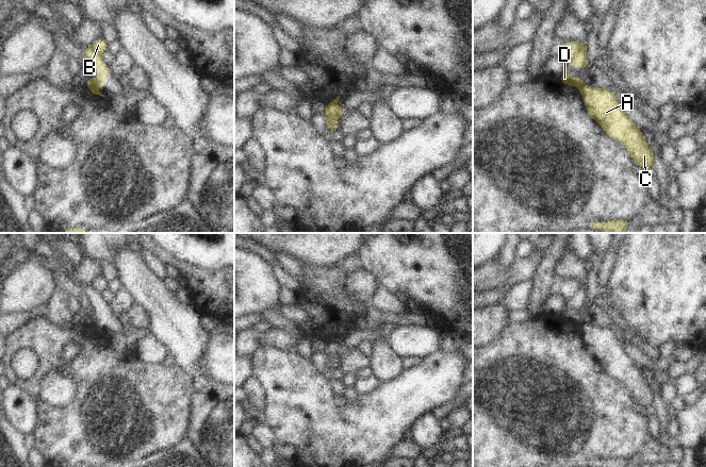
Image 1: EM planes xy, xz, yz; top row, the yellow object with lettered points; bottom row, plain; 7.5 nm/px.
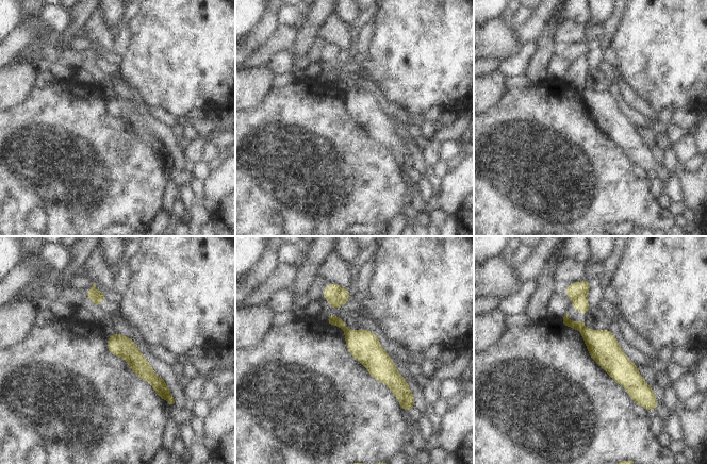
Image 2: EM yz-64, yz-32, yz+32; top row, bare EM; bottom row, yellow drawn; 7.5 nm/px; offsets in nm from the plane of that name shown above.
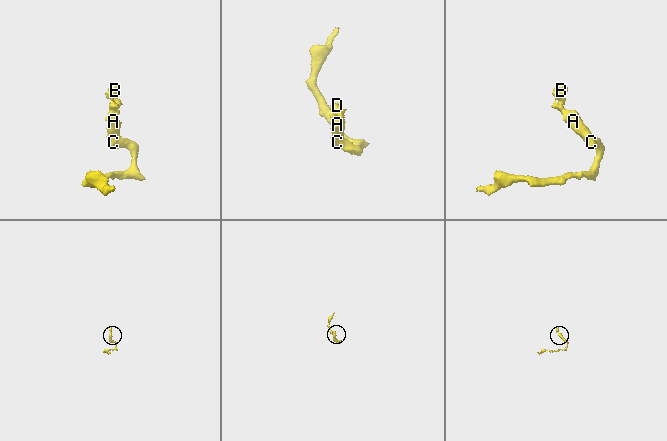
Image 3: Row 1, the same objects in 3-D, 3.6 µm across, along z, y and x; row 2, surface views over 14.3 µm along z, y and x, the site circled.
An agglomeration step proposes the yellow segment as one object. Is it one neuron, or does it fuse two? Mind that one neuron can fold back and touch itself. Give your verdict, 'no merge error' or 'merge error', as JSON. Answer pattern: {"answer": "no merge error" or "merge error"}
{"answer": "merge error"}

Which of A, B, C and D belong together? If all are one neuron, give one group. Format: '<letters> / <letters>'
A C / B D

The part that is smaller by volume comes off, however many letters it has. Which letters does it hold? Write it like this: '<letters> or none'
B, D

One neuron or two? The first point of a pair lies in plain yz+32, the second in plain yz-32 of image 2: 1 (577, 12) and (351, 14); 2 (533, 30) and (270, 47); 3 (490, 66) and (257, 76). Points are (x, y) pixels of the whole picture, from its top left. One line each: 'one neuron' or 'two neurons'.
1: one neuron
2: one neuron
3: two neurons

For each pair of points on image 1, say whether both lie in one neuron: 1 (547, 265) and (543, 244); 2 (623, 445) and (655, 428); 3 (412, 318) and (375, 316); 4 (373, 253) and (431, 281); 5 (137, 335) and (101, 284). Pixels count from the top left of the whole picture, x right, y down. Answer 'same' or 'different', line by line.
1: different
2: different
3: same
4: same
5: same

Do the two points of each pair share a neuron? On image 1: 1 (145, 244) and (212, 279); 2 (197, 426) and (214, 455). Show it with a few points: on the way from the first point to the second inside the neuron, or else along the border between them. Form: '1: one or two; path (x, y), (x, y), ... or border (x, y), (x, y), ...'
1: one; path (162, 256), (174, 262), (195, 278)
2: one; path (199, 433), (200, 440), (208, 448)

